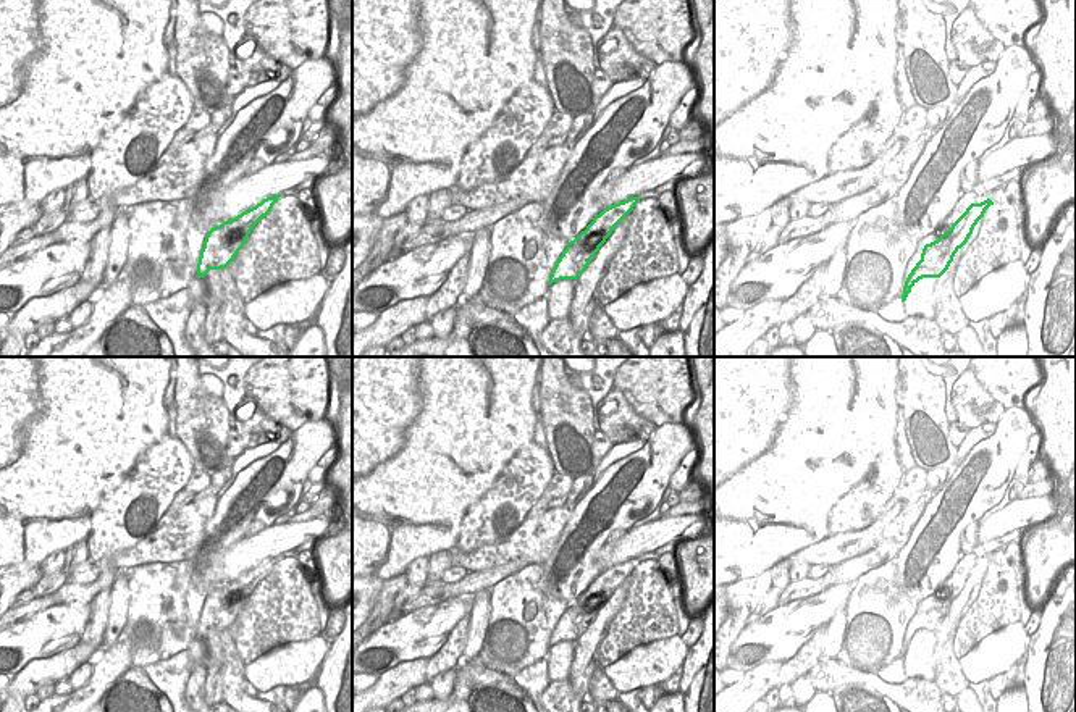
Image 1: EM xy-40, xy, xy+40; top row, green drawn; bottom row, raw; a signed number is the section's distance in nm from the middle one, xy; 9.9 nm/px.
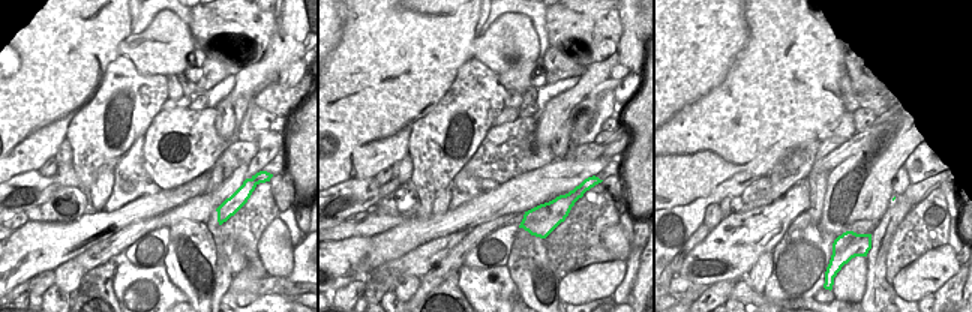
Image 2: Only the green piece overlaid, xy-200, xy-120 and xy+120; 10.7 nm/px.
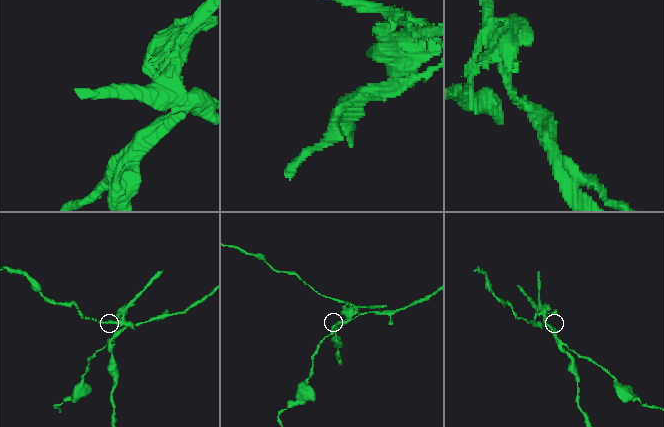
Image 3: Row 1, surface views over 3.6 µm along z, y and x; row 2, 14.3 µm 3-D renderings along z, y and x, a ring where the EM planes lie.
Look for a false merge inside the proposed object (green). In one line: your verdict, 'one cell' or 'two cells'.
two cells

